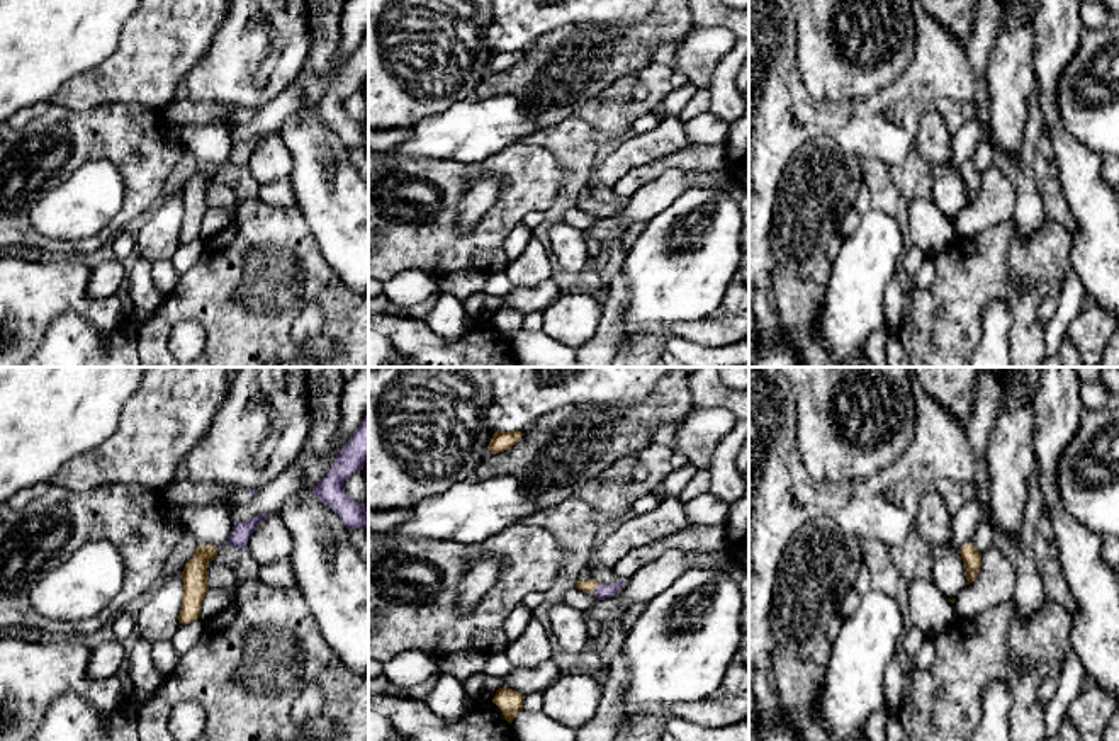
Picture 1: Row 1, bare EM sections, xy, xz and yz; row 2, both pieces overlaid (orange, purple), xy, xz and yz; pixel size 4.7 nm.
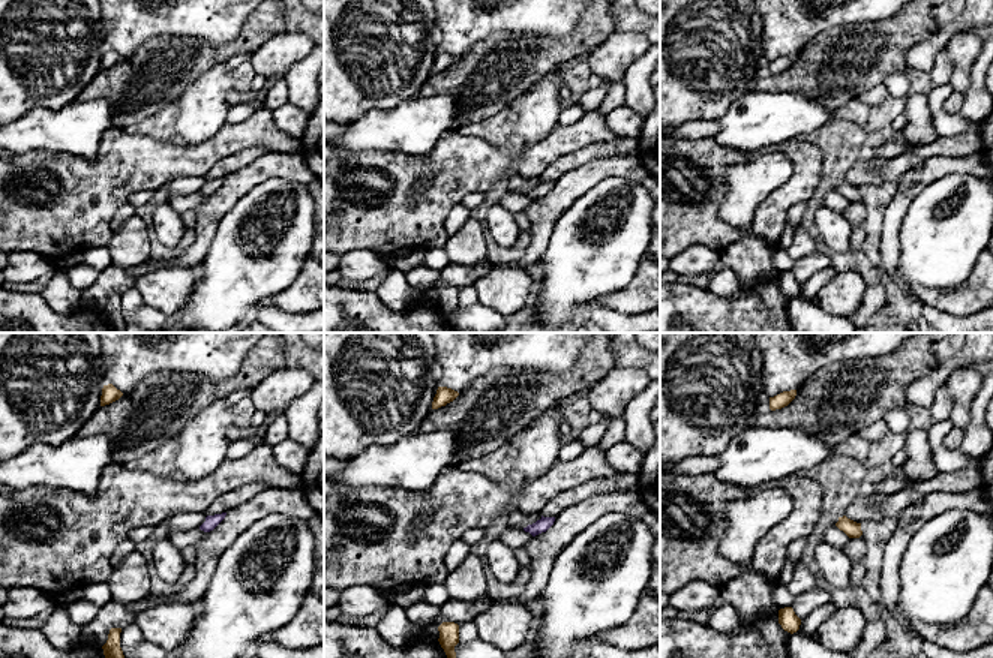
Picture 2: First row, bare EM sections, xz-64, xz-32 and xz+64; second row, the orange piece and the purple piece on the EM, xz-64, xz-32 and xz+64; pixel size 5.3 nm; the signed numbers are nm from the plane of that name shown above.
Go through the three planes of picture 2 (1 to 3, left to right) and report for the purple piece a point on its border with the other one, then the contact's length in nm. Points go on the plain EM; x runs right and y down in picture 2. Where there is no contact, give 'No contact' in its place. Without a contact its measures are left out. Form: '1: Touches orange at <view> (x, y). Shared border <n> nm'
1: No contact
2: No contact
3: No contact

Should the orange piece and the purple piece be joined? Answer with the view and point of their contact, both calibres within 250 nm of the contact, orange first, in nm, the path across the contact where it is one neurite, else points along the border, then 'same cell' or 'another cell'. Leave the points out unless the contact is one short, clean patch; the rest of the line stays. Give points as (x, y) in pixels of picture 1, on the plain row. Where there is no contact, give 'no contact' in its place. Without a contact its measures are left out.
xz (595, 206) | 60/70 nm | across xz (590, 204), (595, 206), (601, 211) | same cell

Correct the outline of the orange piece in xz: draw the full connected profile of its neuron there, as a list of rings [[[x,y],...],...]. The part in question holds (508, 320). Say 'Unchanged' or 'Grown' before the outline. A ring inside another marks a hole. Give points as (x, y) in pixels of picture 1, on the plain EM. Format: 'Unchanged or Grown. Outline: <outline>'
Unchanged. Outline: [[[499,308],[492,321],[503,330],[504,338],[511,343],[520,330],[523,330],[523,314],[511,308]]]

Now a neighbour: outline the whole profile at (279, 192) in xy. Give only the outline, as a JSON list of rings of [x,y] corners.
[[[289,178],[261,184],[258,197],[272,206],[295,206],[295,194]]]

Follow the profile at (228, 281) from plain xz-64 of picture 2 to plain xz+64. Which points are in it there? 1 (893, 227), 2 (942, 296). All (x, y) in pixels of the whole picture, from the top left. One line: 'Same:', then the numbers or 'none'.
Same: none

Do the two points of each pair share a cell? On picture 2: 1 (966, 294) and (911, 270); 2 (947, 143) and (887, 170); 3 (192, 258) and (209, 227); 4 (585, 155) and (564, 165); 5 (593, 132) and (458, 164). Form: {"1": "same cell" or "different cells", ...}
{"1": "different cells", "2": "same cell", "3": "same cell", "4": "same cell", "5": "same cell"}

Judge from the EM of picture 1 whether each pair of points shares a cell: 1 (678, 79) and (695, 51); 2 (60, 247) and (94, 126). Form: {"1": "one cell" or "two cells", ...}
{"1": "two cells", "2": "one cell"}

